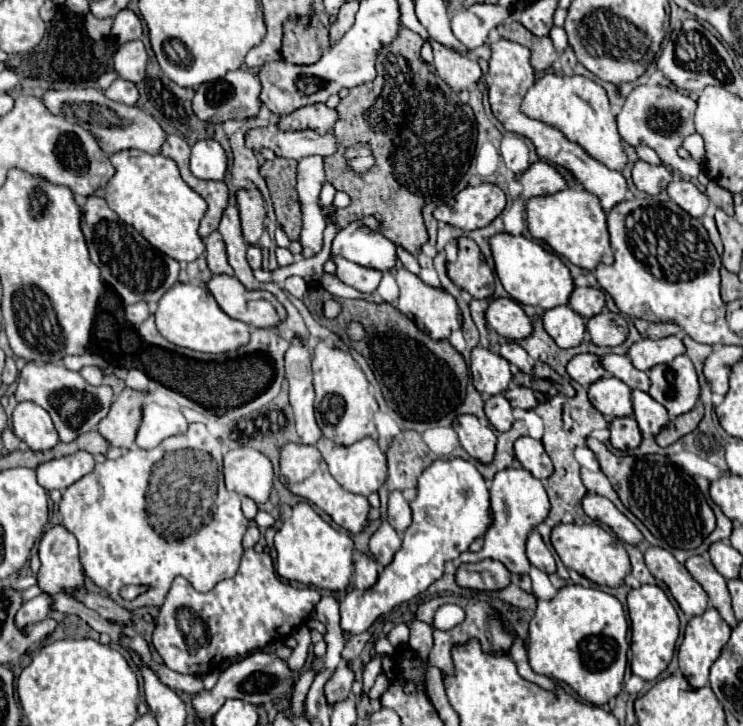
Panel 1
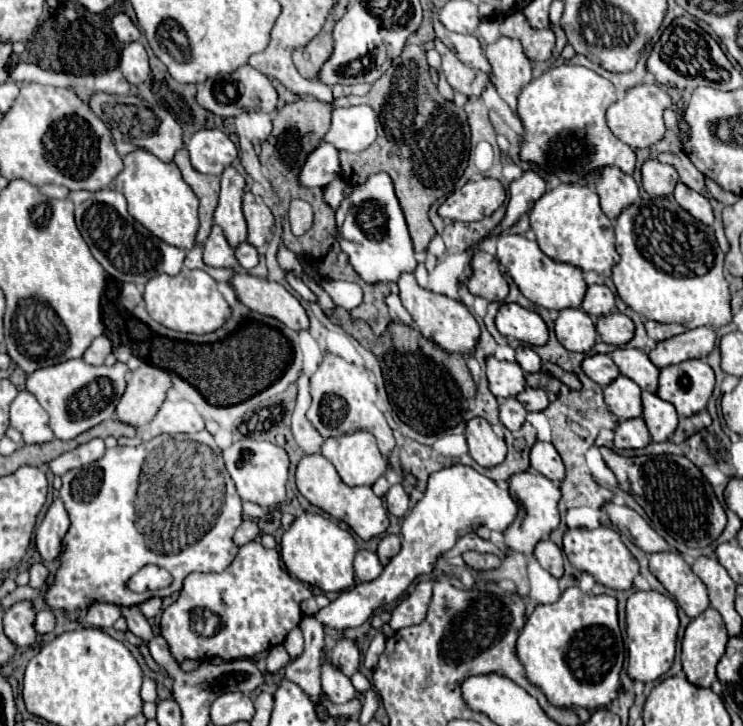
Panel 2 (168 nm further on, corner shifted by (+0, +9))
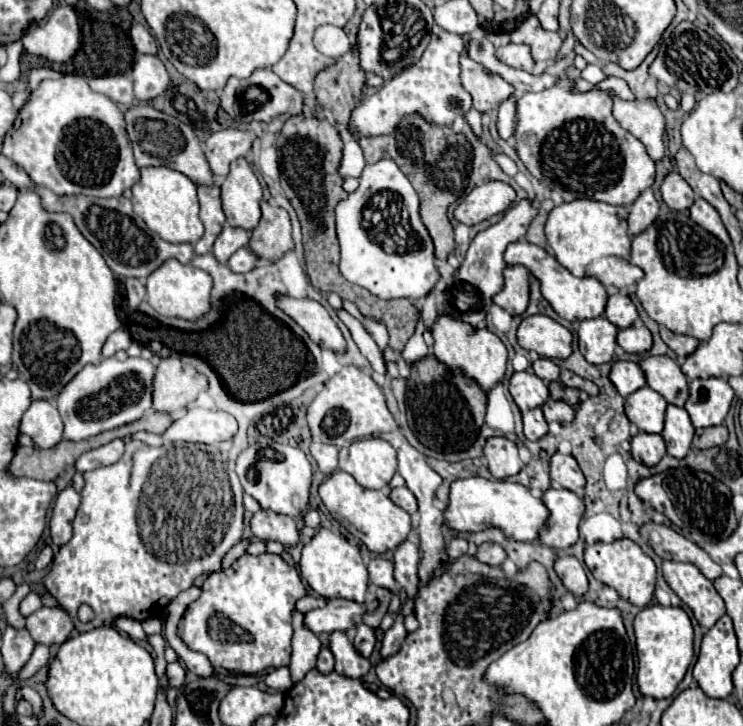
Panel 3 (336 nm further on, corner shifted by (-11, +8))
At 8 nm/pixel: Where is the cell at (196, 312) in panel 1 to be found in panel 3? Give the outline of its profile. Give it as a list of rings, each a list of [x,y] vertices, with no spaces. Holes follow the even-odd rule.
[[[168,258],[158,266],[148,278],[146,278],[146,298],[148,304],[172,318],[200,318],[204,310],[210,306],[210,290],[212,290],[212,278],[208,272],[194,268],[192,264],[180,264],[174,258]]]

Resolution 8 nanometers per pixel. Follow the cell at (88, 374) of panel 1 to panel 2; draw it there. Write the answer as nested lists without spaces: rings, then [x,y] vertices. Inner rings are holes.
[[[101,335],[101,337],[97,337],[91,345],[89,345],[89,349],[85,351],[85,355],[83,355],[83,361],[85,363],[89,363],[89,365],[103,365],[105,363],[105,357],[111,353],[111,341],[105,337],[105,335]]]

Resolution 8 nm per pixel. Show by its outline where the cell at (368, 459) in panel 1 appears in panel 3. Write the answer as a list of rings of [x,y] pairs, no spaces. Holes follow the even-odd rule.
[[[366,438],[350,444],[348,448],[340,450],[340,470],[354,476],[354,480],[364,488],[382,490],[388,486],[392,476],[396,474],[396,450],[382,438]]]

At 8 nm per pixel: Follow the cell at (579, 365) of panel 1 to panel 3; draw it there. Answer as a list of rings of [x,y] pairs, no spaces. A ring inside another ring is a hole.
[[[614,362],[612,372],[610,372],[610,380],[614,382],[616,390],[622,396],[630,396],[632,392],[646,386],[644,370],[632,362]]]

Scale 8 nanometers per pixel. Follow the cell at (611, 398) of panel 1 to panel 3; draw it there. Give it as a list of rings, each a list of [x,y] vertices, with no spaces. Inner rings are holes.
[[[644,386],[626,398],[626,414],[638,430],[648,434],[662,434],[664,430],[664,414],[668,402],[664,396]]]

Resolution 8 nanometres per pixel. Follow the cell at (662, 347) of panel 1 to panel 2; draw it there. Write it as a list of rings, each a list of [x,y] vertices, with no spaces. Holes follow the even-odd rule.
[[[711,327],[689,329],[677,337],[659,341],[653,349],[647,351],[649,359],[657,367],[681,363],[685,359],[705,357],[715,347],[715,331]]]

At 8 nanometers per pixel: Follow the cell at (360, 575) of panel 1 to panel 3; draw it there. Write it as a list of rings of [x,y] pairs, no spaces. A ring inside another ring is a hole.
[[[372,558],[370,564],[368,564],[368,572],[370,572],[370,580],[376,584],[376,586],[382,586],[386,590],[392,592],[392,602],[390,602],[390,614],[398,612],[400,610],[400,600],[398,600],[398,586],[396,586],[396,580],[392,576],[392,570],[394,570],[394,564],[390,560],[384,560],[384,558]]]

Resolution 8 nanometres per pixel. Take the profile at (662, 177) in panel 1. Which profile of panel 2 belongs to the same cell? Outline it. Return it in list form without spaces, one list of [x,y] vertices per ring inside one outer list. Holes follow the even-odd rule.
[[[647,159],[641,167],[641,179],[649,195],[661,197],[673,191],[673,185],[679,181],[679,175],[673,165],[663,165],[655,159]]]

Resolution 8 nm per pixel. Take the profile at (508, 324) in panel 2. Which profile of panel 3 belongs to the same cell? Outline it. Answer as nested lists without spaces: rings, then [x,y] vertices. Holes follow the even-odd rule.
[[[528,316],[518,326],[518,344],[542,358],[566,360],[572,354],[572,334],[548,316]]]

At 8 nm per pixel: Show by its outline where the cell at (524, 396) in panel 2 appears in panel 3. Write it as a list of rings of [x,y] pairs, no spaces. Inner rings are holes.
[[[548,400],[544,406],[542,406],[542,412],[546,416],[548,422],[558,422],[558,424],[570,424],[574,420],[574,408],[564,404],[564,402],[558,402],[558,400]]]

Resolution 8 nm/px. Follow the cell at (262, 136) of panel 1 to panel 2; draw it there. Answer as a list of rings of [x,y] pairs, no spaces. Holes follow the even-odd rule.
[[[369,105],[333,109],[333,123],[323,141],[331,143],[339,151],[359,153],[375,141],[375,127],[375,113]]]

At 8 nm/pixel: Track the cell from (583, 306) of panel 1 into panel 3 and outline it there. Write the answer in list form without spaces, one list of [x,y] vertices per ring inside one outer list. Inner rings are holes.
[[[618,292],[618,294],[612,294],[608,298],[604,316],[618,328],[630,328],[638,320],[638,310],[636,310],[636,306],[632,304],[632,300],[626,294]]]

